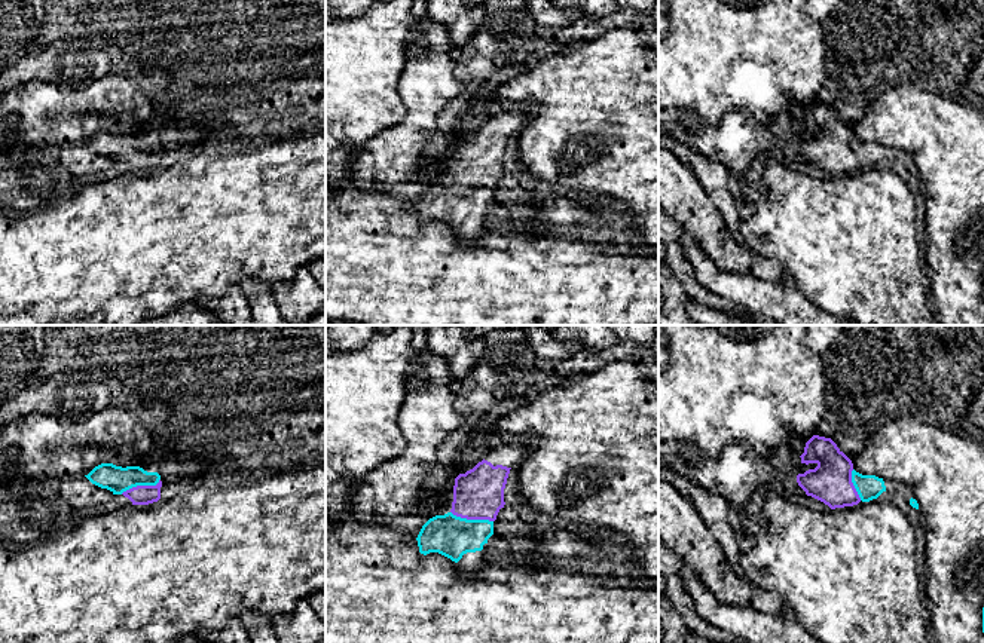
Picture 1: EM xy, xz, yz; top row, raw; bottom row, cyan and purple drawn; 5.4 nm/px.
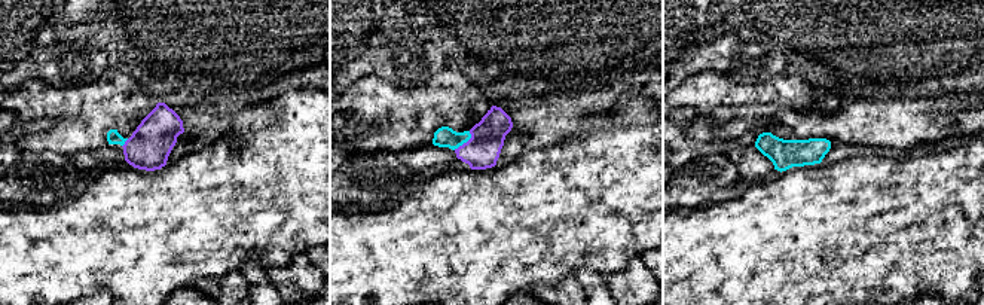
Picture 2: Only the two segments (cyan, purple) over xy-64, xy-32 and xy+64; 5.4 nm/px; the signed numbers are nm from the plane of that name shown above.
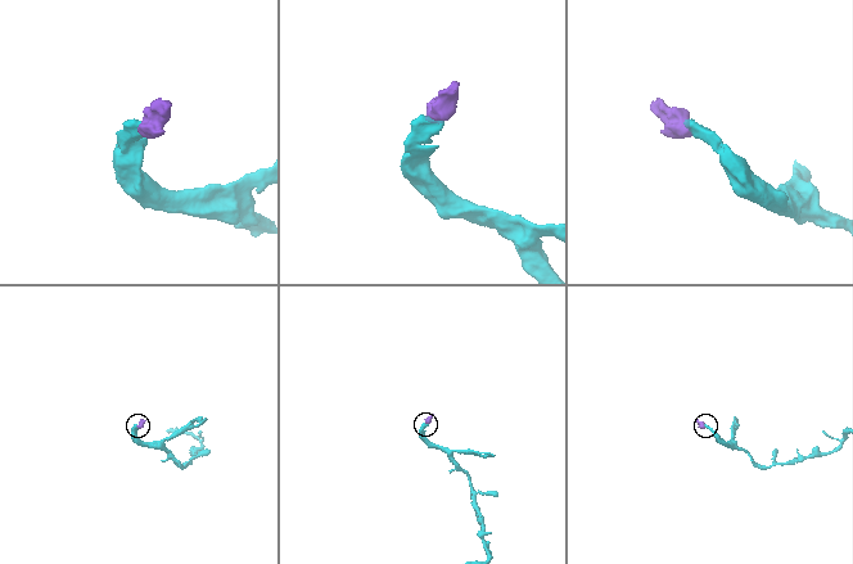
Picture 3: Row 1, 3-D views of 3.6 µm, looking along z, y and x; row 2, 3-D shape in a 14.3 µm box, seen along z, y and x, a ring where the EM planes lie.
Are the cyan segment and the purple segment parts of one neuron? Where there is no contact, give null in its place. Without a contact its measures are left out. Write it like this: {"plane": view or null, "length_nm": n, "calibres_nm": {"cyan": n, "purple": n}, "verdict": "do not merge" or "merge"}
{"plane": "xz", "length_nm": 240, "calibres_nm": {"cyan": 220, "purple": 280}, "verdict": "merge"}

